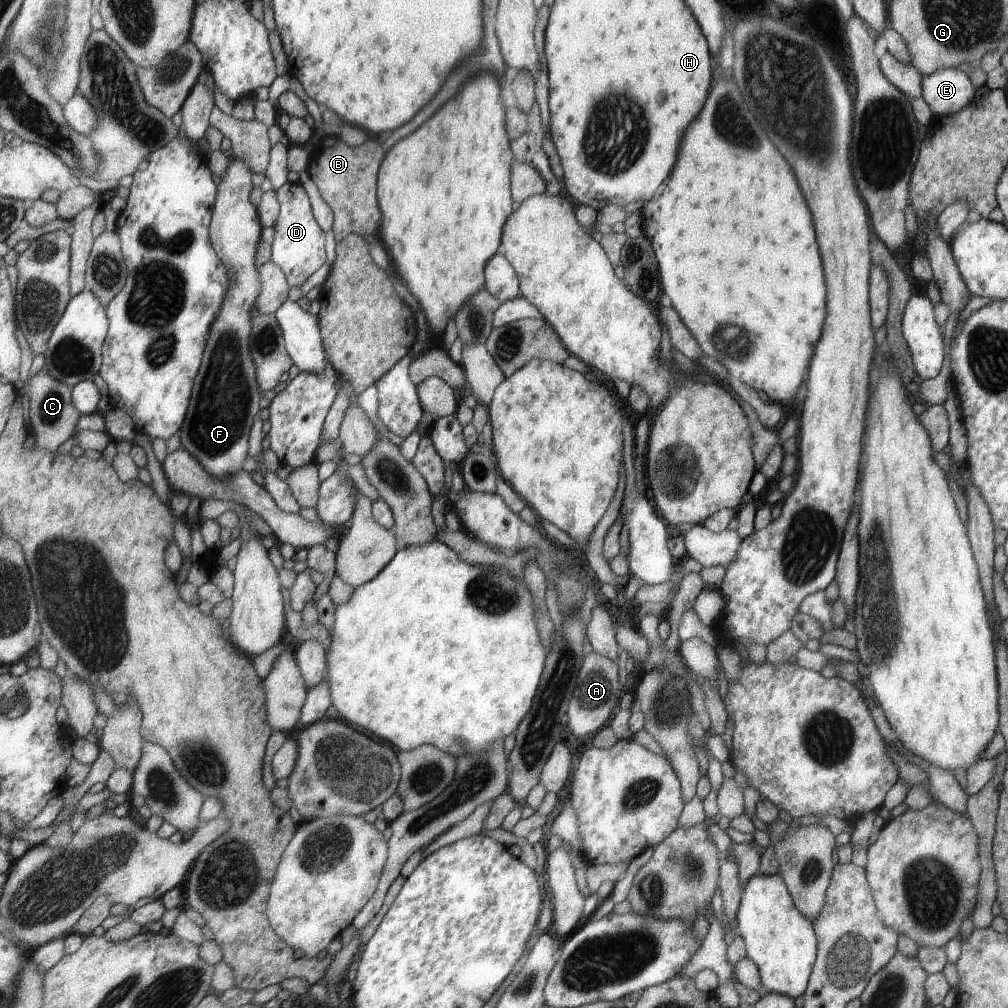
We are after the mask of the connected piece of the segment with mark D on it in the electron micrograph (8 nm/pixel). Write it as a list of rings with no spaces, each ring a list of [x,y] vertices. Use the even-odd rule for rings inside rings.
[[[287,182],[276,191],[281,209],[273,226],[272,260],[285,271],[290,286],[299,287],[327,262],[325,230],[316,219],[309,193],[302,184]]]

